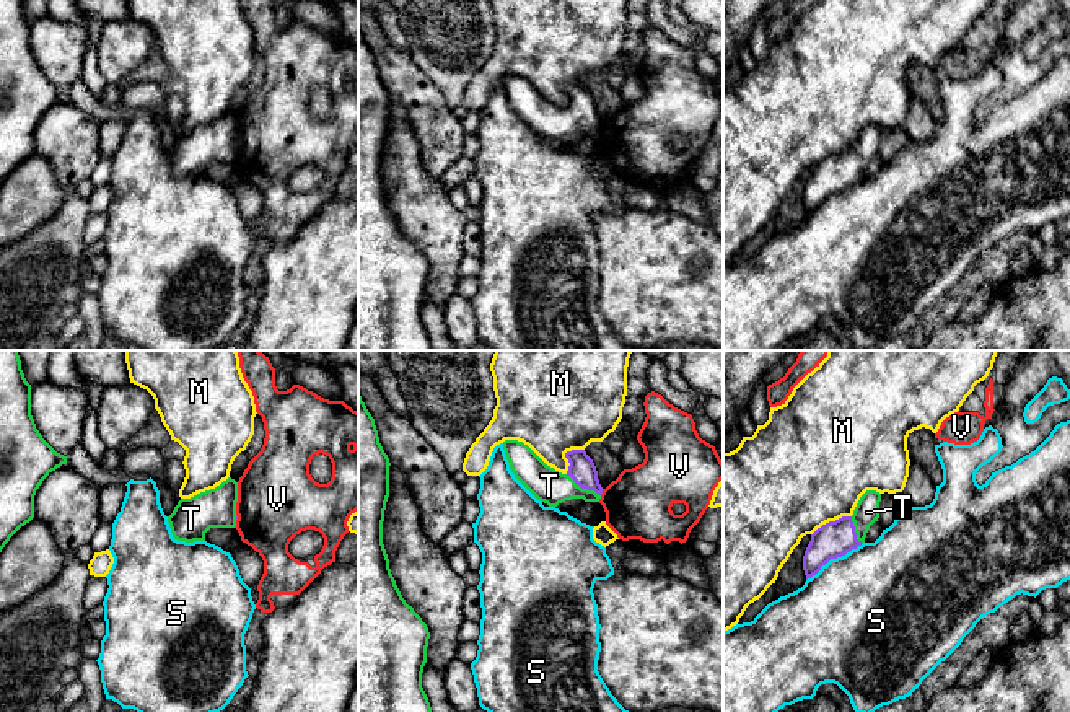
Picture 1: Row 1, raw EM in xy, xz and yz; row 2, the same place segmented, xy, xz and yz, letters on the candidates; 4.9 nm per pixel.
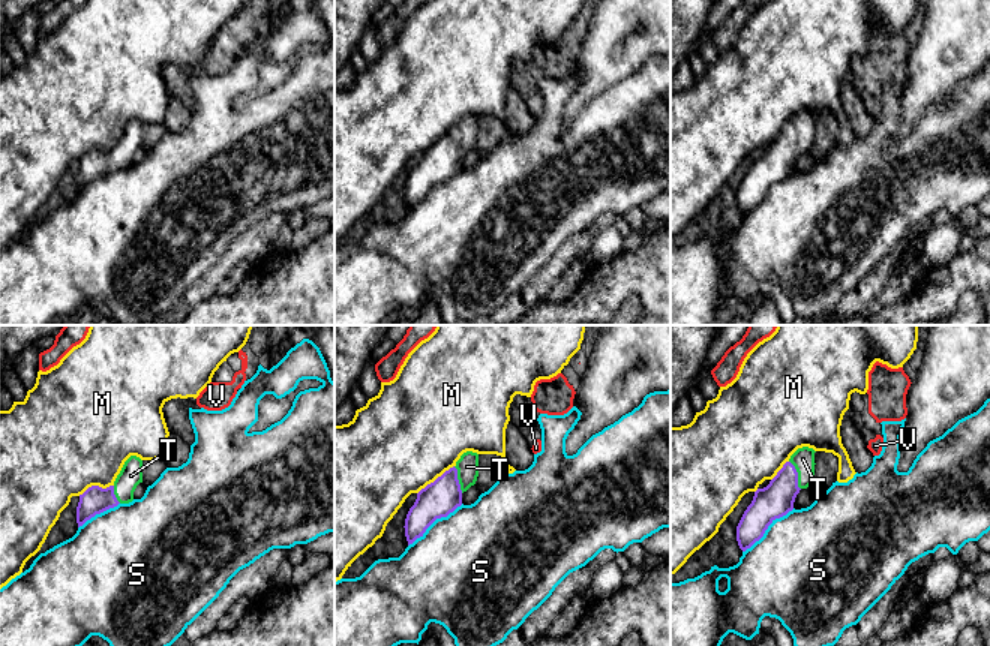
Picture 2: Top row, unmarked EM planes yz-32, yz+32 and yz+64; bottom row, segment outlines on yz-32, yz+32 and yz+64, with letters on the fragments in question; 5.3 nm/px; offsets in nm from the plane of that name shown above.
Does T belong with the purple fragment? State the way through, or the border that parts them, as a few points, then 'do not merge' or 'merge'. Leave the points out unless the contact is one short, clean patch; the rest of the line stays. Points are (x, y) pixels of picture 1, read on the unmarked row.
way xz (582, 105), (583, 123), (549, 121); merge

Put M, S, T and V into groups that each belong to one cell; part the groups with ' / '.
M / S / T / V

